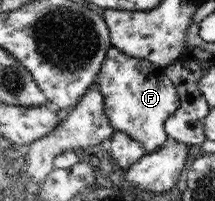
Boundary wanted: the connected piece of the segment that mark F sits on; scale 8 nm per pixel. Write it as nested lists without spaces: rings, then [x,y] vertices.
[[[110,47],[107,57],[97,83],[112,127],[139,141],[146,154],[156,151],[168,138],[165,132],[166,119],[179,107],[174,84],[161,67],[145,59],[130,57],[117,47]]]

